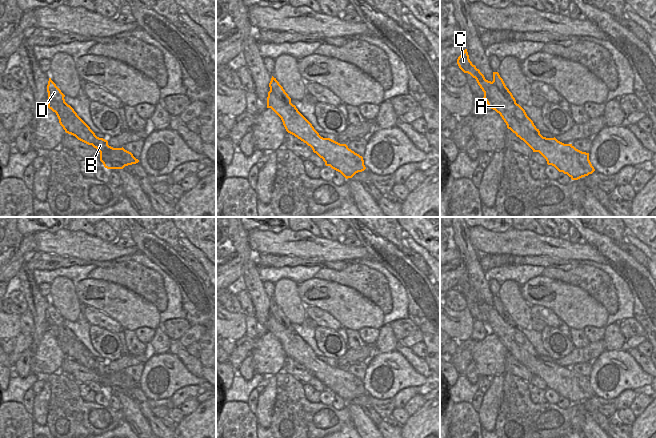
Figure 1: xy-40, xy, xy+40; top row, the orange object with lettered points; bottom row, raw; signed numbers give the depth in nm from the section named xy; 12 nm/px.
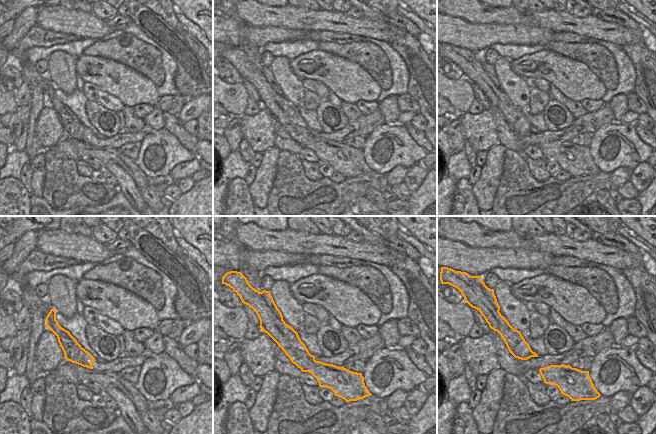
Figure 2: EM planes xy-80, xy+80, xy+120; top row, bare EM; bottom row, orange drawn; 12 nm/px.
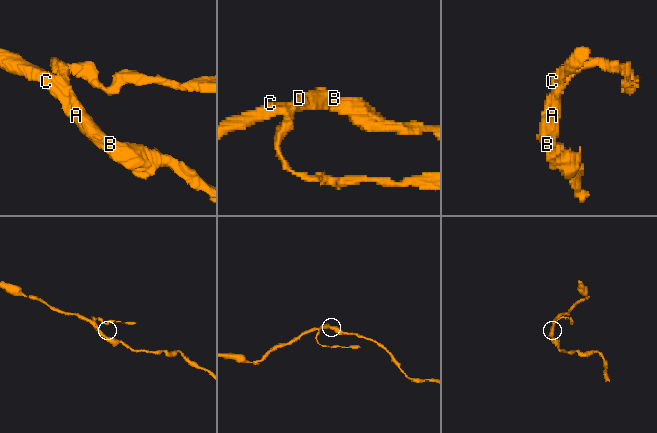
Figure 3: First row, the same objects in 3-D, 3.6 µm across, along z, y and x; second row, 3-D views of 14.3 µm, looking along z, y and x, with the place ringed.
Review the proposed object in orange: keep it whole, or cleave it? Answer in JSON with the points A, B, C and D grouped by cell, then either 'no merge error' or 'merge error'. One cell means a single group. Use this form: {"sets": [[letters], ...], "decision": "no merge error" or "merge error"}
{"sets": [["A", "B", "C"], ["D"]], "decision": "merge error"}

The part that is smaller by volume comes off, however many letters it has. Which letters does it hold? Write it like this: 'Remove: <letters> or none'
Remove: D.

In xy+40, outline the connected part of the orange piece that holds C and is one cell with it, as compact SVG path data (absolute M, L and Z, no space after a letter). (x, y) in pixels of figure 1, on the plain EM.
M467 273L458 281L457 288L464 297L476 303L489 332L500 338L507 352L523 364L533 376L539 376L548 389L567 398L572 404L578 404L595 395L589 384L589 377L576 373L572 368L564 368L555 361L543 361L525 334L519 328L508 325L496 308L486 304L480 294L472 288Z

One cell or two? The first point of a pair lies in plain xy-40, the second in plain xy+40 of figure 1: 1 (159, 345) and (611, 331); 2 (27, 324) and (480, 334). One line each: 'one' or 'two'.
1: one
2: one

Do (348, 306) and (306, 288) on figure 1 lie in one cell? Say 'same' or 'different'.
same

